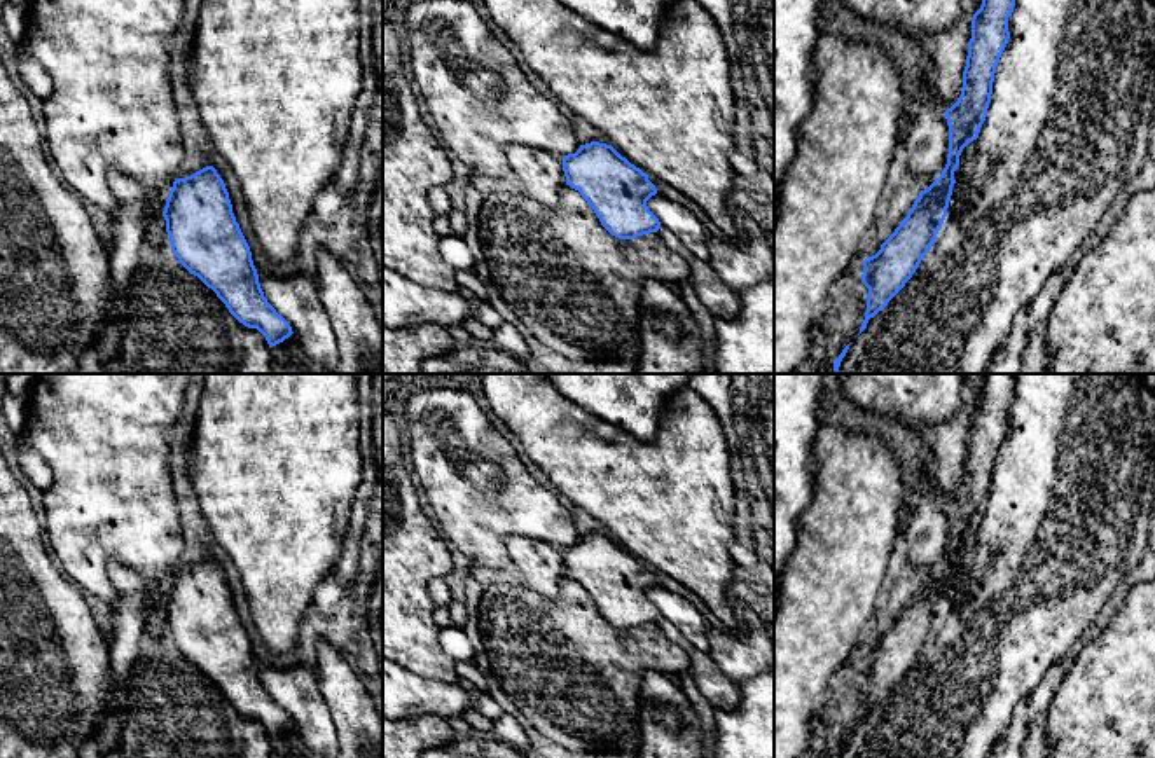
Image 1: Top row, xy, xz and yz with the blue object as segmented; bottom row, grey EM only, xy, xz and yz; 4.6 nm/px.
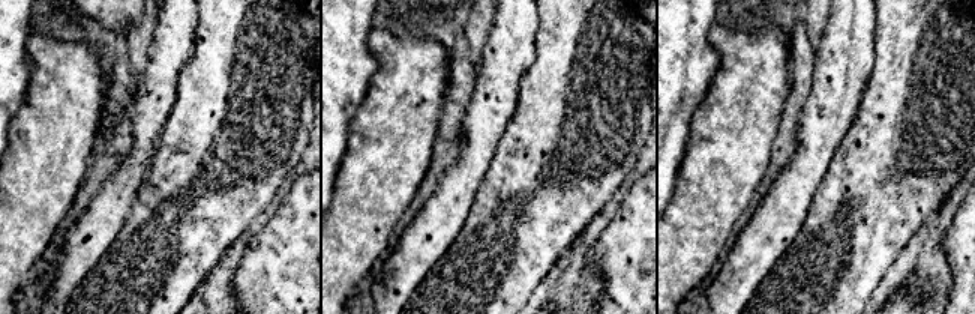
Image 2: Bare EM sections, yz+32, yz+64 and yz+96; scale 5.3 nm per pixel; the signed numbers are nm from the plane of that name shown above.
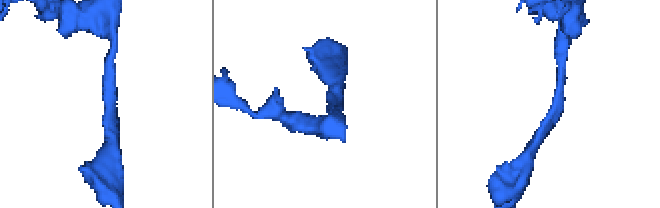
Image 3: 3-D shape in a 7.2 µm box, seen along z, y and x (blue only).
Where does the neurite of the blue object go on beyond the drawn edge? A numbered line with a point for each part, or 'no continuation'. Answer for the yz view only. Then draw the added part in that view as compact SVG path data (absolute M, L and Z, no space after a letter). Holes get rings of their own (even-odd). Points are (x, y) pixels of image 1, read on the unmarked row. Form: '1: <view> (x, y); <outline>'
no continuation

